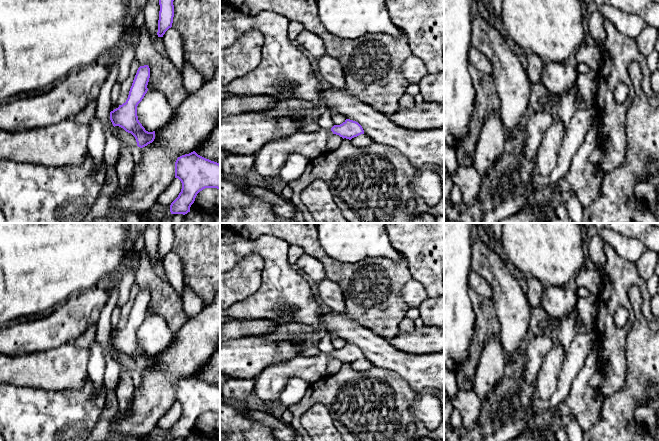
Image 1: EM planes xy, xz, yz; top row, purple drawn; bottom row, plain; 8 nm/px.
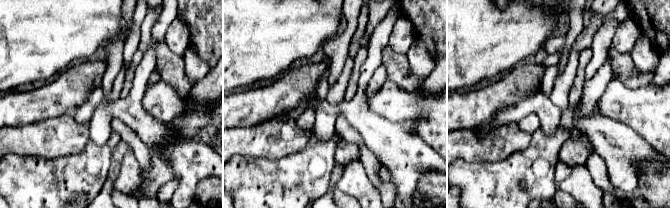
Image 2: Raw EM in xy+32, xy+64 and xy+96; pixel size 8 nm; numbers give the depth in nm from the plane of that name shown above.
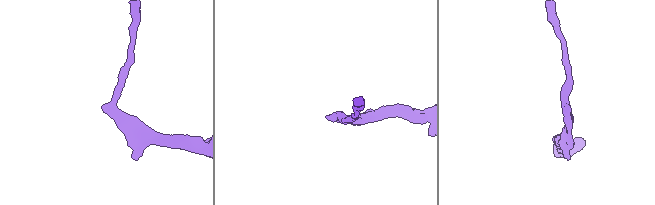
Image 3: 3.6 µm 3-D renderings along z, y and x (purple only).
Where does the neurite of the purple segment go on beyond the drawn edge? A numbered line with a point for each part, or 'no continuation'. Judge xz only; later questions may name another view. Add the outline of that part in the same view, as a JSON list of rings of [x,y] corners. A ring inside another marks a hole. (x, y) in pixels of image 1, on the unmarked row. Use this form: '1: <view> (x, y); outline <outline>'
1: xz (269, 384); outline [[[321,352],[316,356],[299,356],[269,365],[255,378],[254,393],[265,402],[279,400],[285,386],[293,378],[301,378],[310,385],[324,379],[331,358],[331,353]]]

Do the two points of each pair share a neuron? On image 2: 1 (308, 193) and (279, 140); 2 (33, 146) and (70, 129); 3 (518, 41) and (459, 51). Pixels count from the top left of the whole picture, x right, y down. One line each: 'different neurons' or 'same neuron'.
1: different neurons
2: same neuron
3: same neuron

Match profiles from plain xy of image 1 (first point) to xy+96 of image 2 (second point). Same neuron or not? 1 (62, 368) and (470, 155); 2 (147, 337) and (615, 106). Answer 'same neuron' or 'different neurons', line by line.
1: same neuron
2: same neuron

